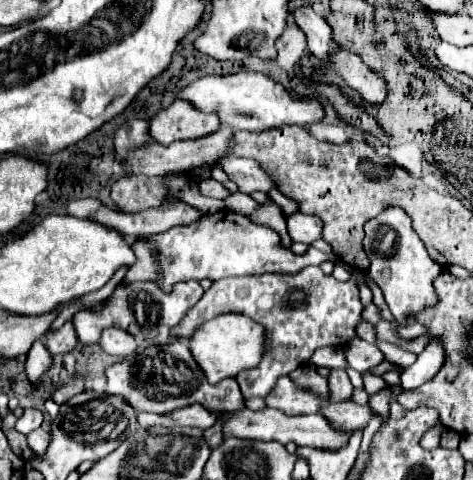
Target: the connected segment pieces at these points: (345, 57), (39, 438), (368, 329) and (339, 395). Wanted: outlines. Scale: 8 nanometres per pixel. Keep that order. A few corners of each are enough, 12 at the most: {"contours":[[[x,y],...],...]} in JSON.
{"contours":[[[341,48],[329,68],[367,102],[381,104],[387,82],[357,54]],[[43,428],[27,434],[29,448],[43,454],[49,444],[49,434]],[[369,322],[357,326],[359,338],[377,344],[375,328]],[[331,370],[329,402],[349,402],[353,384],[345,370]]]}

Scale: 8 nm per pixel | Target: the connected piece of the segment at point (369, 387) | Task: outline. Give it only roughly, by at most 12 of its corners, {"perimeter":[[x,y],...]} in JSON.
{"perimeter":[[371,372],[363,374],[365,390],[369,394],[379,392],[387,382]]}

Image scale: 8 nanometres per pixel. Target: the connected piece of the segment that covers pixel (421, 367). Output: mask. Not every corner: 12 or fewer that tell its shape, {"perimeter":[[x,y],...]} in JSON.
{"perimeter":[[441,338],[401,372],[403,390],[431,380],[445,364]]}

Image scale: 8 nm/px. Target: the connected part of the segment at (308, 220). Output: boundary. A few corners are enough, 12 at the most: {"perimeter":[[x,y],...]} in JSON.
{"perimeter":[[295,212],[287,216],[293,242],[311,246],[321,238],[321,220]]}

